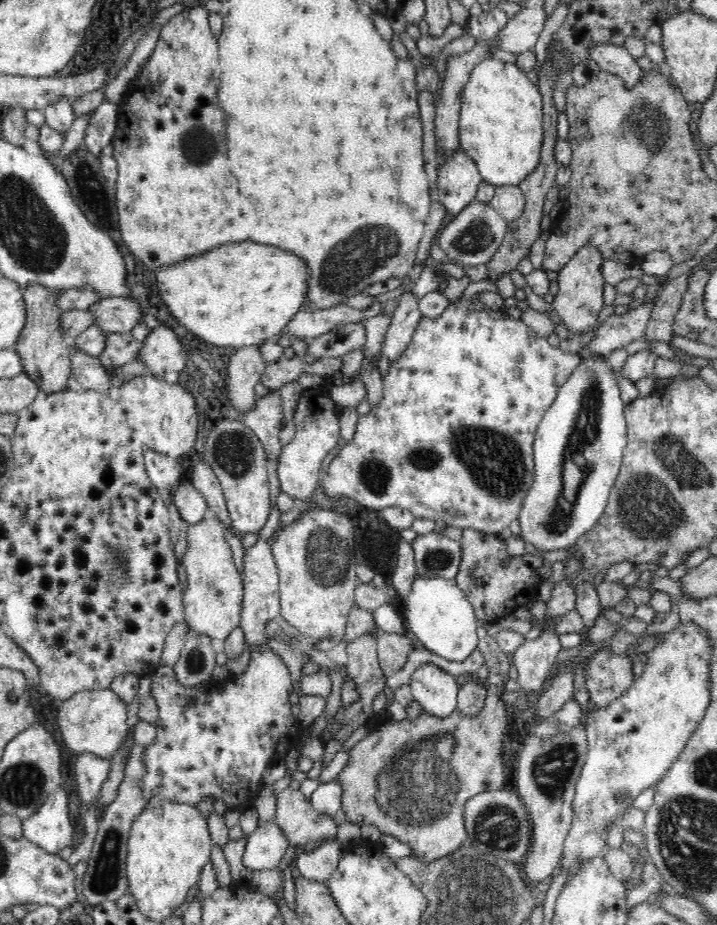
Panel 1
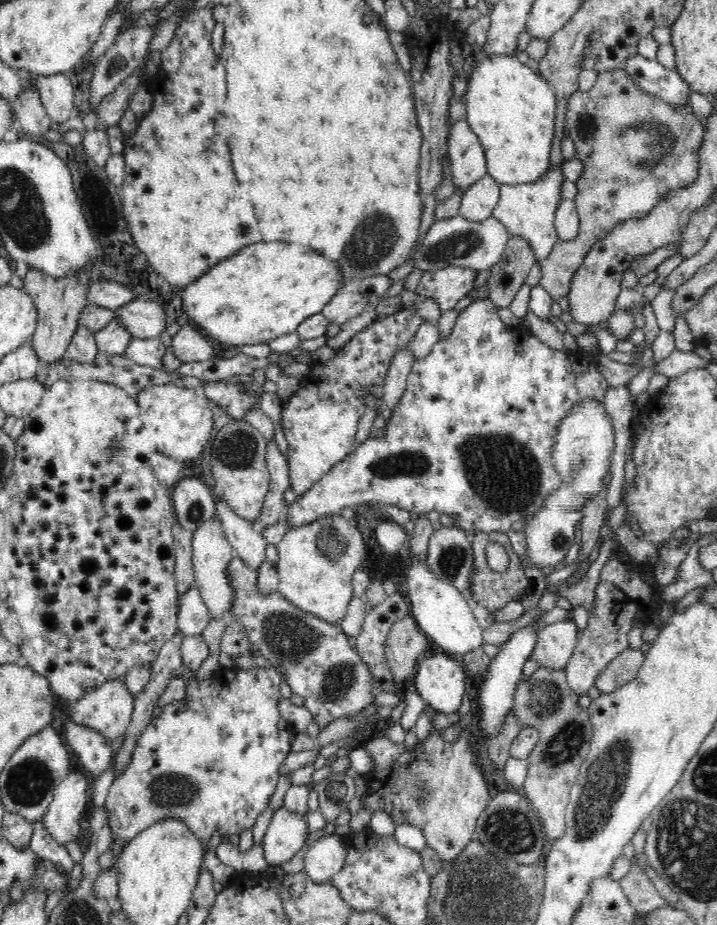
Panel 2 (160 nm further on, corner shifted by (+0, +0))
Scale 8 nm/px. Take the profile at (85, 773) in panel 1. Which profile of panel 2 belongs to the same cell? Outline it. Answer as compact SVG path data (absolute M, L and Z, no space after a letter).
M68 716L64 720L64 726L66 727L66 740L70 748L78 755L84 772L96 779L110 765L112 759L110 742L98 731L78 725Z

